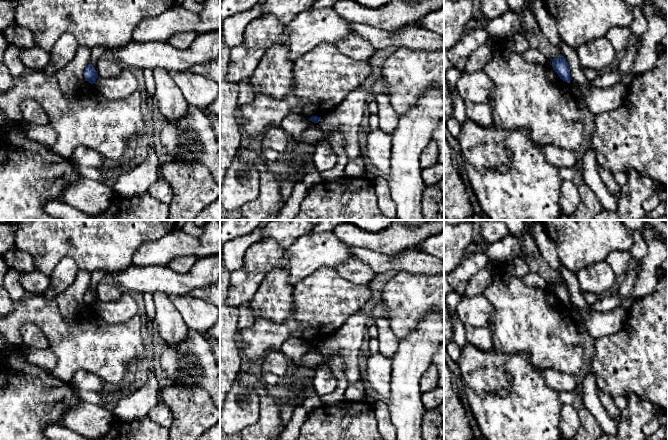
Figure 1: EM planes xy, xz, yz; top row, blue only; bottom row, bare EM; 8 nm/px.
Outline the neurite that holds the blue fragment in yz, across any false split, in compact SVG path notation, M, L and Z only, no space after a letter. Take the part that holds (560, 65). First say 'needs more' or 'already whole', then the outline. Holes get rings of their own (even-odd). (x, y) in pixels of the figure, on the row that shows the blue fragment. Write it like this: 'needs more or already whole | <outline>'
already whole | M563 56L553 58L552 60L553 70L558 74L560 79L569 83L571 81L570 69L568 62Z

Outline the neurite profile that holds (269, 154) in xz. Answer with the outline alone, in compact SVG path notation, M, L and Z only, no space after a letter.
M263 147L261 156L264 158L264 160L277 161L279 153L273 149Z

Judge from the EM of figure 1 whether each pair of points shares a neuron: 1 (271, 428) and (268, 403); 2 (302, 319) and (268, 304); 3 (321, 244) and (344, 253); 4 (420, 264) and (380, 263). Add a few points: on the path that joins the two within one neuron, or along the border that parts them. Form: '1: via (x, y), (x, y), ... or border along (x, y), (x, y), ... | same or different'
1: via (269, 422), (269, 409) | same
2: border along (293, 291), (291, 318), (280, 323), (268, 320) | different
3: via (327, 249), (338, 252) | same
4: via (410, 264), (390, 264) | same

